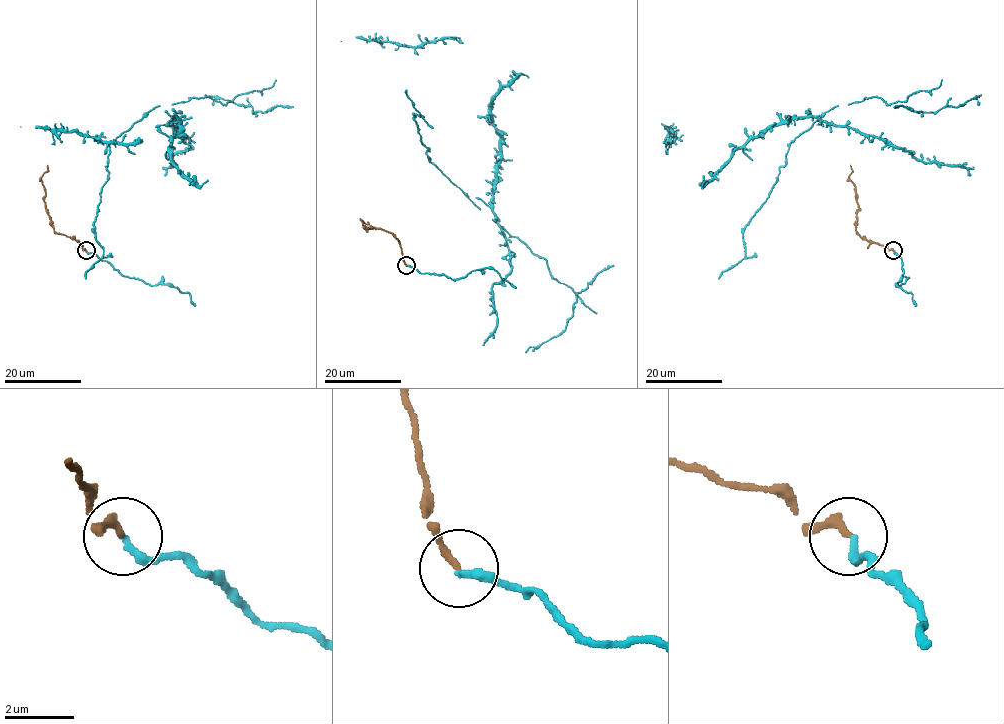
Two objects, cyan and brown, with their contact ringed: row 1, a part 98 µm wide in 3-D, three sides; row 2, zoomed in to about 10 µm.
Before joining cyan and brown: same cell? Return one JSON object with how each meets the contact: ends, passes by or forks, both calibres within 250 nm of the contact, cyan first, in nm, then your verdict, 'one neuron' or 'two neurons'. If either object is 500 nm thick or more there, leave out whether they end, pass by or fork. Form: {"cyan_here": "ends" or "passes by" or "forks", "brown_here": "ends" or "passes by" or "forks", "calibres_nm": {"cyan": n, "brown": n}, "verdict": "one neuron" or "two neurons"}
{"cyan_here": "ends", "brown_here": "ends", "calibres_nm": {"cyan": 240, "brown": 220}, "verdict": "one neuron"}

